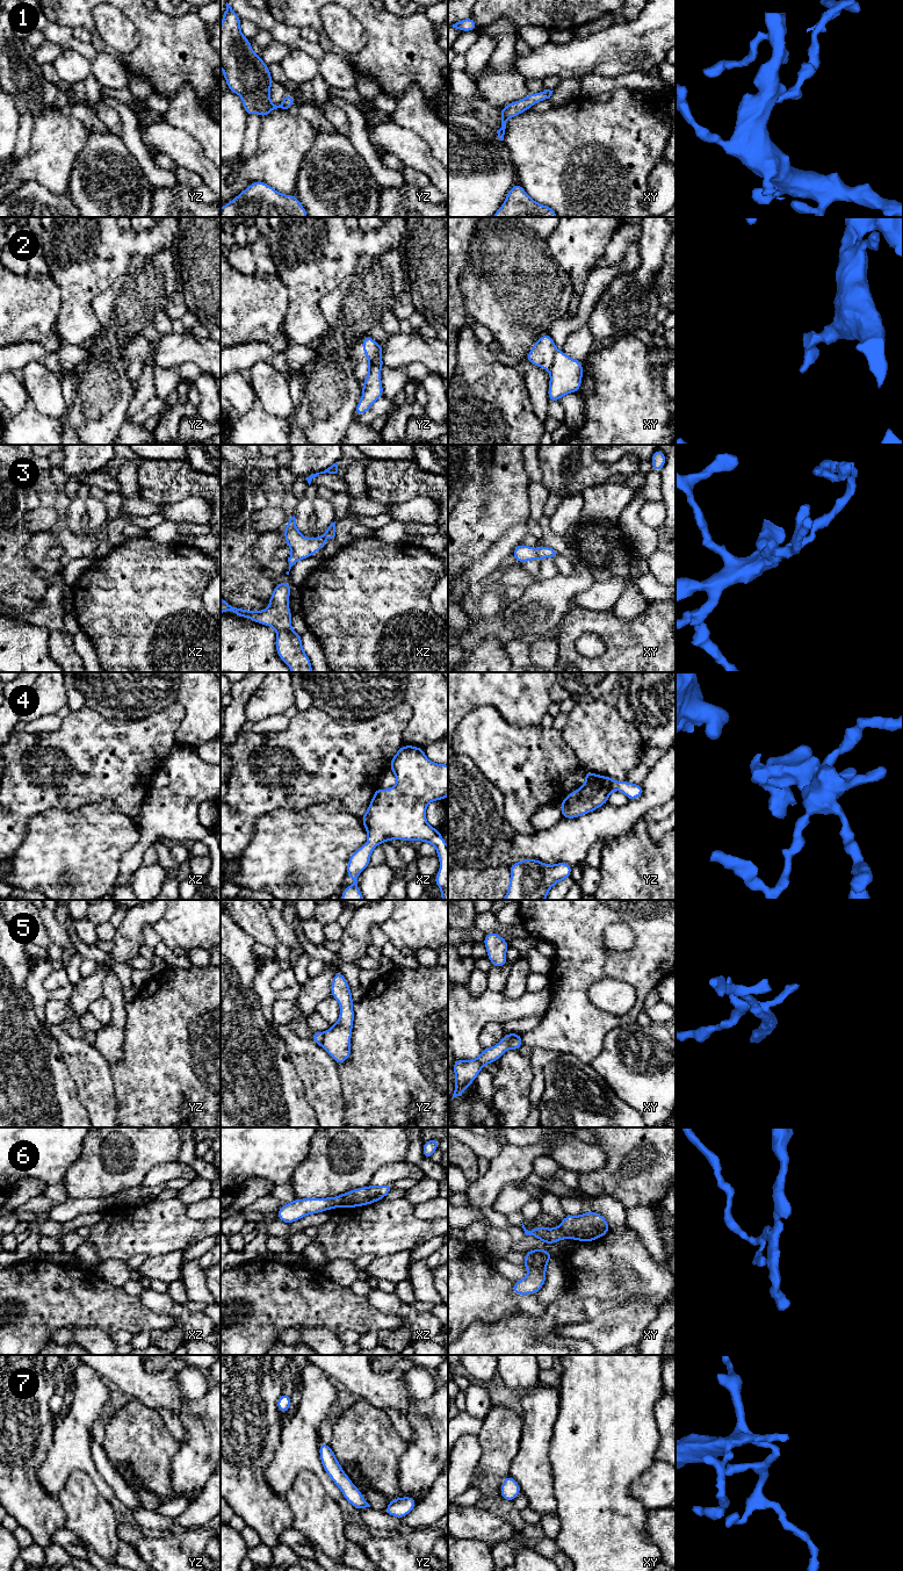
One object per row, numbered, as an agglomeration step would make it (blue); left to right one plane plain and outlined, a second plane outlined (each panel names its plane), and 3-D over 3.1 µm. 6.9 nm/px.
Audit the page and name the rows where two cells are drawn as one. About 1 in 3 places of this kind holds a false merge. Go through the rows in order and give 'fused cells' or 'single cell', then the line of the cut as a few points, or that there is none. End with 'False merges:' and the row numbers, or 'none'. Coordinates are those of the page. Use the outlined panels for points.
1: single cell; cut none
2: single cell; cut none
3: single cell; cut none
4: single cell; cut none
5: fused cells; cut xy (511, 1033), (508, 1047)
6: single cell; cut none
7: single cell; cut none
False merges: 5

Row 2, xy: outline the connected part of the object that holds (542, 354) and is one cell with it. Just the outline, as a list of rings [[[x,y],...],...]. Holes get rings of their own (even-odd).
[[[549,333],[541,336],[527,355],[528,363],[548,369],[550,374],[549,402],[578,392],[583,380],[583,362],[558,351]]]

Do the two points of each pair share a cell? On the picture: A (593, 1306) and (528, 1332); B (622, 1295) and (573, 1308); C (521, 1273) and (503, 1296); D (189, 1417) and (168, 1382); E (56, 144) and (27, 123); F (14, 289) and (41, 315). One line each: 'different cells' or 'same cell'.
A: same cell
B: different cells
C: different cells
D: different cells
E: different cells
F: same cell

